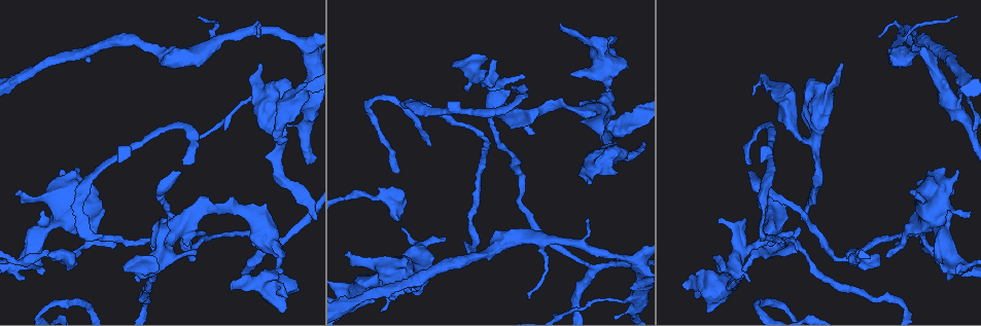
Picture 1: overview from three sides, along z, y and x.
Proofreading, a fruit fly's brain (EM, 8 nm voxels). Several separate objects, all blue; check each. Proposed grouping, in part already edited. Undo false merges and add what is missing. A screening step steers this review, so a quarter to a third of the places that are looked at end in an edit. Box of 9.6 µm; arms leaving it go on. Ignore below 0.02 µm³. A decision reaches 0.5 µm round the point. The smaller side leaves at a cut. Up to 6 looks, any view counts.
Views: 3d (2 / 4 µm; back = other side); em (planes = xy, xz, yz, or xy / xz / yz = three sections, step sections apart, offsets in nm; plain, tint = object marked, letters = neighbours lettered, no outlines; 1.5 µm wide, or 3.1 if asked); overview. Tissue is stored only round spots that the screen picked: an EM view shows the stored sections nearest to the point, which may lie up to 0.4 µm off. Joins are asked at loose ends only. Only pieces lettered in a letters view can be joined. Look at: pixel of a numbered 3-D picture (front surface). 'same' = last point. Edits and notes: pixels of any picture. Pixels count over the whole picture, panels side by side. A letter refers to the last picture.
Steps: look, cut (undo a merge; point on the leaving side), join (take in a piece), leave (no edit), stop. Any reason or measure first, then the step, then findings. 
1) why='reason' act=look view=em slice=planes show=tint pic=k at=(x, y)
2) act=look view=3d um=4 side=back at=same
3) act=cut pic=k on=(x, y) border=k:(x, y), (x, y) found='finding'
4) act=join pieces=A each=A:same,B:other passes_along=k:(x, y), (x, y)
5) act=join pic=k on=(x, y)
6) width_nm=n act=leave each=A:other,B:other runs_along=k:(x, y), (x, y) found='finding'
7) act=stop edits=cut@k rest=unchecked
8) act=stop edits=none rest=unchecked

why='an open end' act=look view=3d um=4 pic=1 at=(560, 27)

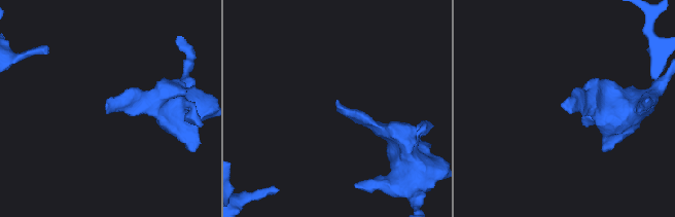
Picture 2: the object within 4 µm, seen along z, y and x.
act=look view=em slice=planes show=plain pic=2 at=(335, 102)

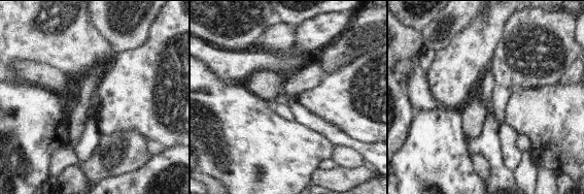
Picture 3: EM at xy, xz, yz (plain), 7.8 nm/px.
why='see the neighbours' act=look view=em slice=planes show=letters at=same

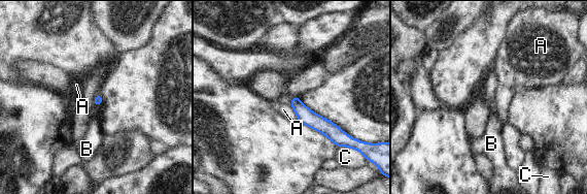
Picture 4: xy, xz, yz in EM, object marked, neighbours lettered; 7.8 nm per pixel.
act=leave each=A:other,B:other,C:other found='none of them fits'

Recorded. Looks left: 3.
why='an open end' act=look view=3d um=4 pic=1 at=(887, 256)

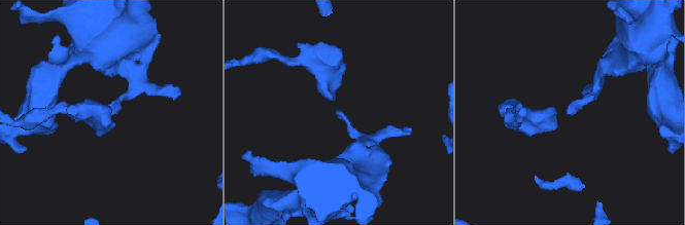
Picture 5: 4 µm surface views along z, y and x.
why='shape alone is not enough' act=look view=em slice=planes show=tint pic=5 at=(571, 115)

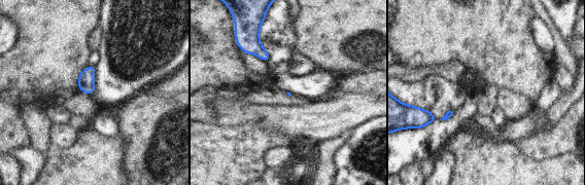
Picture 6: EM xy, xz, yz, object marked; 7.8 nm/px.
act=look view=em slice=planes show=letters at=same

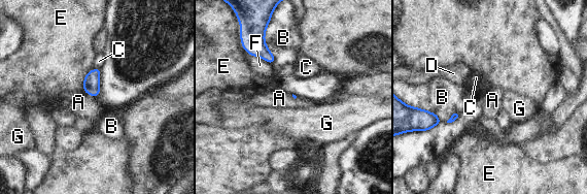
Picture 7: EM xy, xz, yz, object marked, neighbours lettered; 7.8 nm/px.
longest_contact=B:280nm act=leave each=A:other,B:other,C:other,D:other,E:other,F:other,G:other border=7:(82, 90), (95, 98) found='none of them fits'

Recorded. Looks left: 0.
act=stop edits=none rest=unchecked

